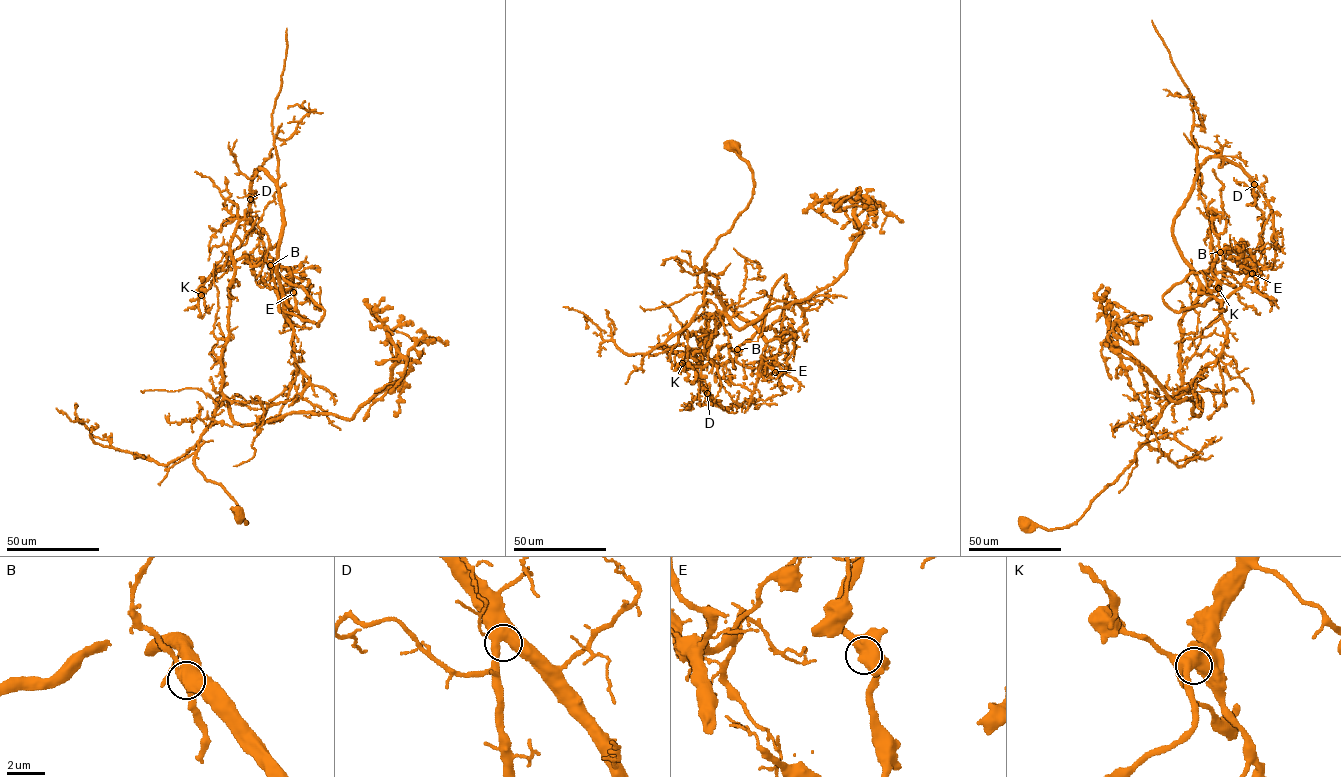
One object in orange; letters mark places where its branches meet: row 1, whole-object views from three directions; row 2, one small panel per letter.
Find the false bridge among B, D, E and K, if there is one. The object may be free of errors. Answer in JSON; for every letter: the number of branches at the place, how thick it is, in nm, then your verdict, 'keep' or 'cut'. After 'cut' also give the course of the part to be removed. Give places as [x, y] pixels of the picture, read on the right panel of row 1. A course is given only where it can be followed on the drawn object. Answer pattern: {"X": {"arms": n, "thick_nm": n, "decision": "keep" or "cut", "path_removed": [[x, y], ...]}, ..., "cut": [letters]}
{"B": {"arms": 4, "thick_nm": 550, "decision": "cut", "path_removed": [[1220, 252], [1237, 248], [1252, 272], [1219, 300], [1173, 233], [1213, 156], [1270, 208], [1260, 258], [1241, 272]]}, "D": {"arms": 4, "thick_nm": 500, "decision": "keep"}, "E": {"arms": 4, "thick_nm": 600, "decision": "keep"}, "K": {"arms": 4, "thick_nm": 600, "decision": "keep"}, "cut": ["B"]}

